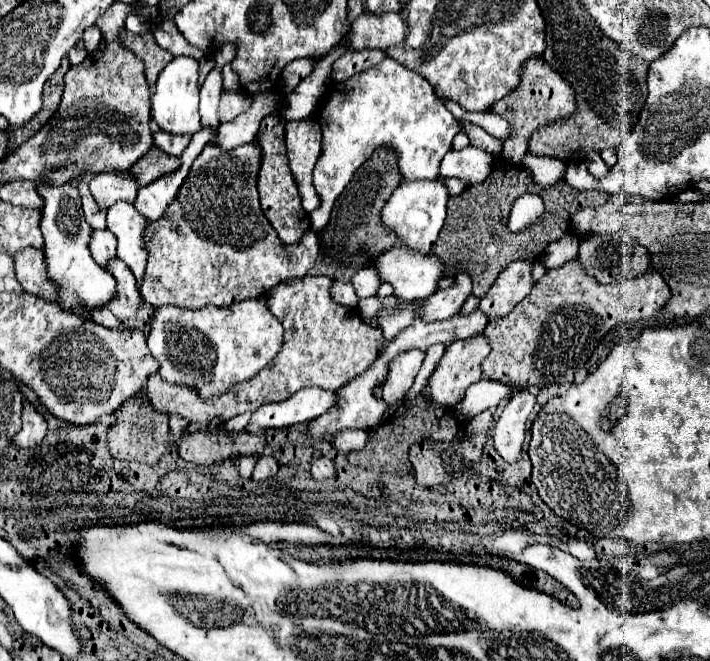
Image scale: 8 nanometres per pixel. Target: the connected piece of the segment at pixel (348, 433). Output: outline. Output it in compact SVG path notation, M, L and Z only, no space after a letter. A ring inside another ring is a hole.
M345 430L335 438L335 446L341 454L349 454L353 450L363 448L363 444L367 444L369 438L371 436L367 430Z

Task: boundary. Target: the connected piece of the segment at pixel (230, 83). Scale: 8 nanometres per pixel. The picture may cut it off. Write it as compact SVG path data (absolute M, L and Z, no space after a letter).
M229 64L223 66L221 74L223 74L223 90L225 90L225 92L235 92L235 90L239 88L239 80L237 80L235 72L231 70L231 66L229 66Z

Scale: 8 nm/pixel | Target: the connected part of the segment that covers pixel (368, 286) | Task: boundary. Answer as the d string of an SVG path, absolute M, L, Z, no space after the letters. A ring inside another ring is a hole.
M361 268L351 284L355 286L355 292L359 298L367 298L367 296L373 296L379 292L379 286L381 286L381 280L379 280L379 272L375 272L375 268Z

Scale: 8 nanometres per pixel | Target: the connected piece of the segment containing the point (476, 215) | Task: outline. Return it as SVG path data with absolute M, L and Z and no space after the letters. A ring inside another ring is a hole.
M499 164L491 170L483 184L467 186L459 196L451 196L447 202L447 218L439 232L439 238L431 250L431 254L439 256L447 262L449 276L459 272L463 266L473 278L473 292L475 296L483 298L491 284L497 280L499 272L507 268L507 264L515 260L537 260L543 256L547 244L563 238L569 232L569 220L575 212L583 208L601 206L609 194L593 190L593 192L577 192L567 182L559 182L553 188L541 190L533 184L533 180L515 164ZM523 194L539 194L545 202L543 220L535 226L525 228L519 234L513 234L507 228L509 212L513 202Z

